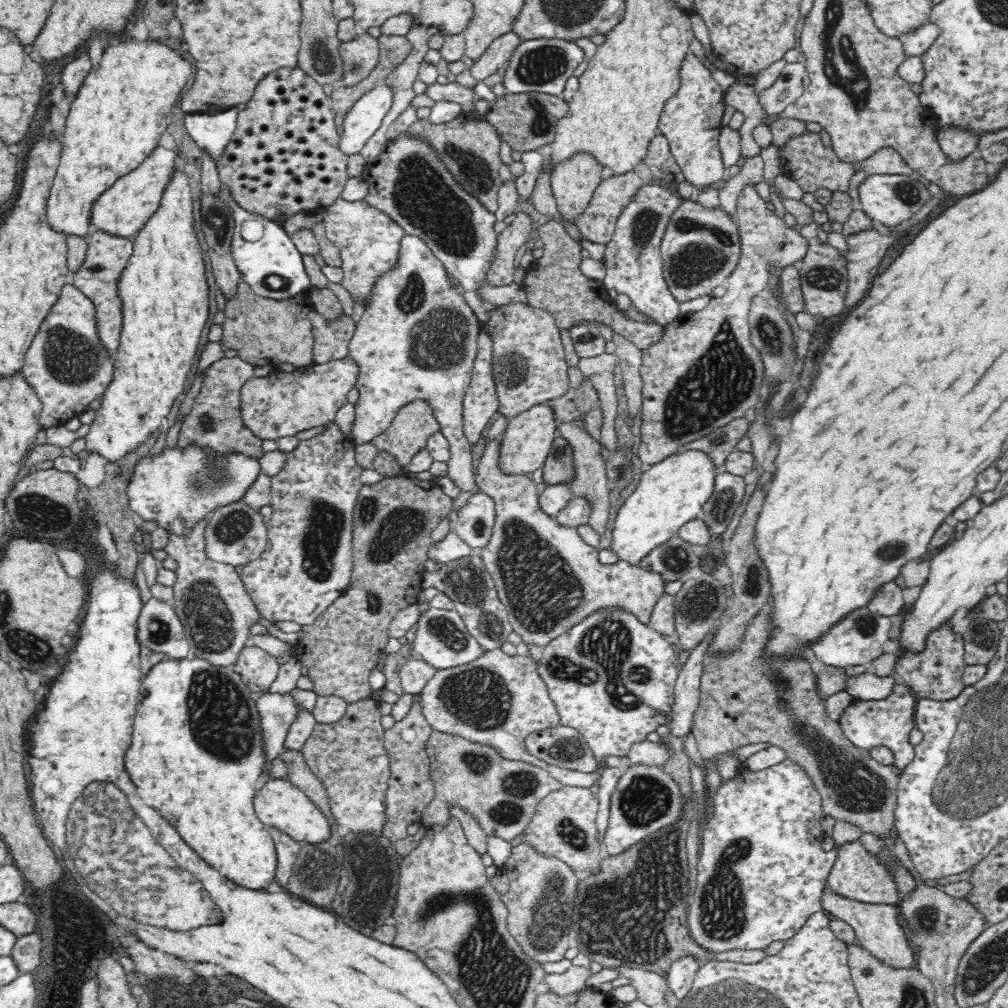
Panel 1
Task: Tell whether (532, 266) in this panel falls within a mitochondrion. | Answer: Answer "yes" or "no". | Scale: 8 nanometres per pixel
no

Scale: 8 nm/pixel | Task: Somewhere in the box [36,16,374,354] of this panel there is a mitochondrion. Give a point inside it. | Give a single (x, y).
(321, 59)

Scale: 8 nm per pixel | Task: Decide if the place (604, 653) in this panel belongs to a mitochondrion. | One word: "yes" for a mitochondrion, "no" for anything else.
yes

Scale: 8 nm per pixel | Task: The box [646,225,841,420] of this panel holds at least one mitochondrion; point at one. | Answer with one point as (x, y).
(770, 334)

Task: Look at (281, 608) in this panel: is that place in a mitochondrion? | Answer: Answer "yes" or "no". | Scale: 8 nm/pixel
no

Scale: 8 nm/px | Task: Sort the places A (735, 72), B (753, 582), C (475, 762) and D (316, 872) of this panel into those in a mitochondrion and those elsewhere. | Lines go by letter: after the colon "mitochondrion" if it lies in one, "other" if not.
A: other
B: mitochondrion
C: mitochondrion
D: mitochondrion

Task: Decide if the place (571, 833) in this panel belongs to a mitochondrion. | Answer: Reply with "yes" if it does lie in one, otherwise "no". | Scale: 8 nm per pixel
yes

